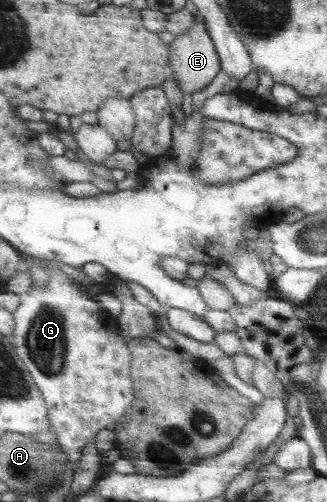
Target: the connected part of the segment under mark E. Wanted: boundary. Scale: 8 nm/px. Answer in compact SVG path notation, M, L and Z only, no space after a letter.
M197 16L197 23L193 29L189 29L183 35L176 35L175 40L169 46L171 48L169 69L173 77L179 81L186 98L193 92L209 86L222 70L222 60L216 50L214 38L211 37L210 30L207 29L205 21L200 16Z

